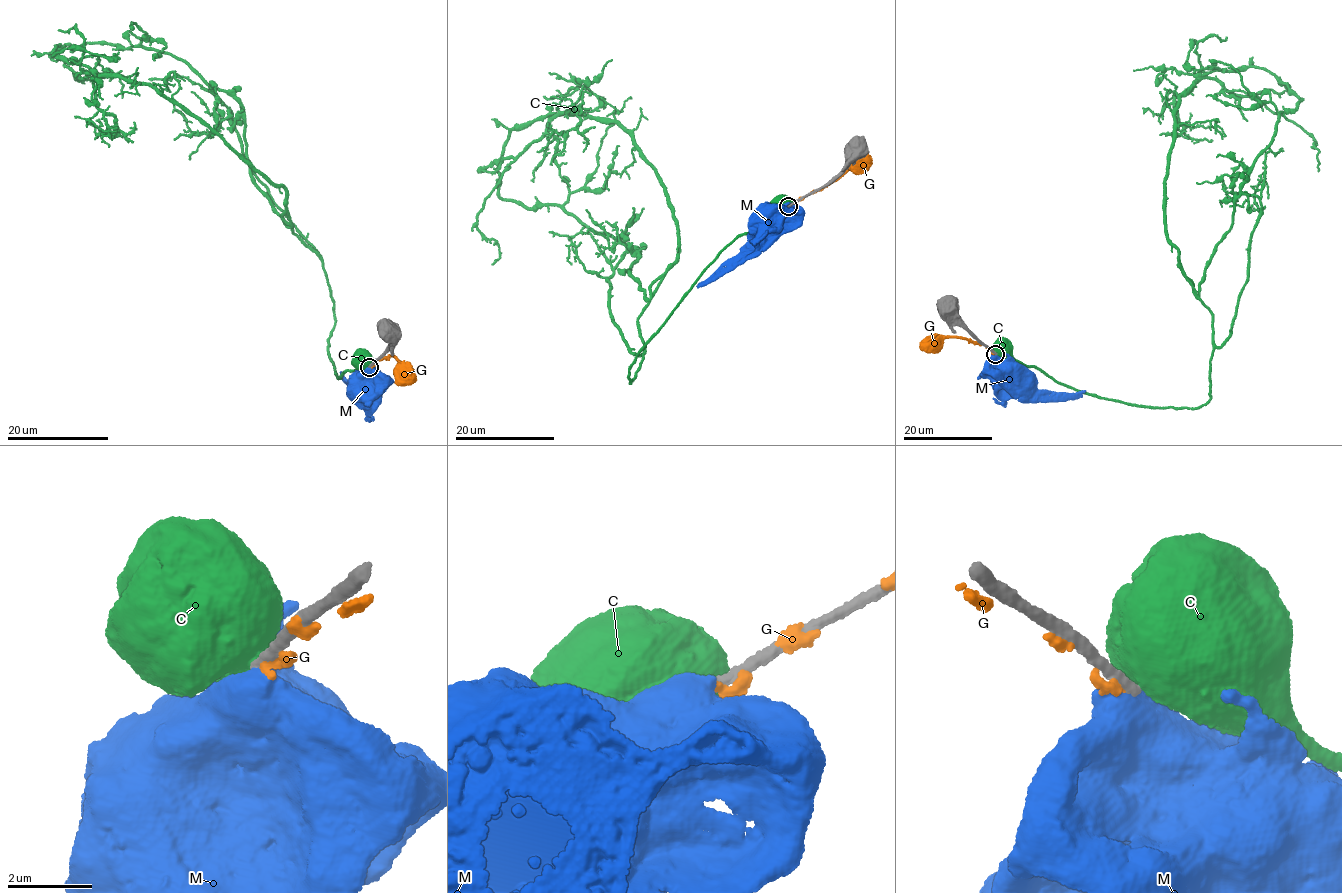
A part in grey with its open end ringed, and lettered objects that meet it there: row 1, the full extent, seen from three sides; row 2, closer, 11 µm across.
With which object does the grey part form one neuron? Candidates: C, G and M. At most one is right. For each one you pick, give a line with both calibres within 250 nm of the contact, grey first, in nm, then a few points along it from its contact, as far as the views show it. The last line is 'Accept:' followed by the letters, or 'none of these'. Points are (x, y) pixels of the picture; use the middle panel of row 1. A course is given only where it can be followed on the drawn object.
Accept: none of these

